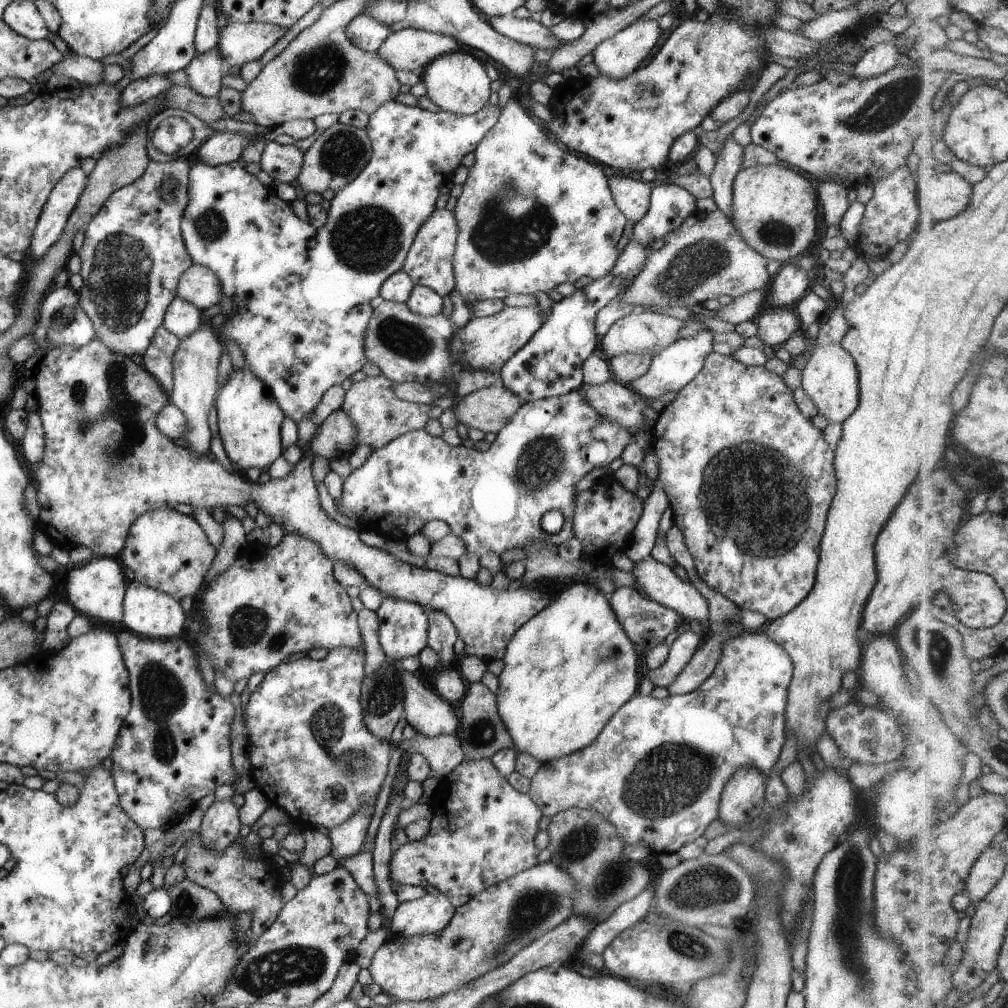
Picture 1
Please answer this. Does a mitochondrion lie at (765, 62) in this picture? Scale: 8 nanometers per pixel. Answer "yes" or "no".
no

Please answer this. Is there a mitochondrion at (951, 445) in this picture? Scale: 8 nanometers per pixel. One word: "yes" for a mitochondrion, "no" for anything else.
no

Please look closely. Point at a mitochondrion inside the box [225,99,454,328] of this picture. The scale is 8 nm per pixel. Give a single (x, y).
(370, 237)

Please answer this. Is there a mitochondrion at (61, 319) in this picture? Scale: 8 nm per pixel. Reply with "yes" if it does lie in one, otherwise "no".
yes

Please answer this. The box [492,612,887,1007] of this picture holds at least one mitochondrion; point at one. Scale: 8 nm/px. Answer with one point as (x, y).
(850, 934)

